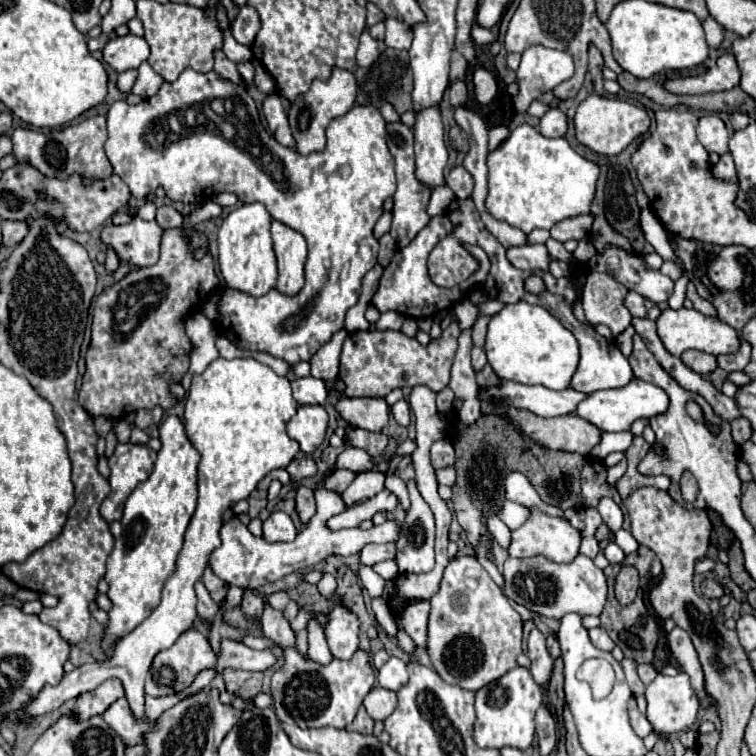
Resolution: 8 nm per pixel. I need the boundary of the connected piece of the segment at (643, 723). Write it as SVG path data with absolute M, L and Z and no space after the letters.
M634 701L630 703L630 723L632 723L632 729L636 731L638 737L646 737L648 733L652 733L652 725L650 725L650 721L638 711L638 707L636 707Z

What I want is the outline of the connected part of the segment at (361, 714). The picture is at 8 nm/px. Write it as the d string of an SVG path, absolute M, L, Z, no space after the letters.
M364 707L358 709L358 715L356 719L346 727L348 731L356 731L356 733L362 733L362 735L370 735L372 733L372 727L374 727L374 719L366 713Z

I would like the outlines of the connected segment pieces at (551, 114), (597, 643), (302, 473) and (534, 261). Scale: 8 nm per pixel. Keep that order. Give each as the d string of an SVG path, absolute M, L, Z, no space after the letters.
M550 109L540 119L540 133L544 137L564 137L568 131L568 117L560 109Z
M602 627L590 629L590 641L594 643L594 647L598 647L602 651L612 651L614 649L614 641L608 637L606 629L602 629Z
M296 457L286 469L292 475L292 481L302 481L316 473L316 463L310 457Z
M540 243L510 247L506 255L510 263L514 263L514 267L524 271L548 271L548 265L550 265L550 253L546 245L540 245Z

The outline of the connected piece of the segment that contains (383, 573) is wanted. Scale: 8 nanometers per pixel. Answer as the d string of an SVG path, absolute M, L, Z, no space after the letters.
M380 561L372 567L380 577L386 577L386 579L392 579L392 577L398 577L398 567L394 561Z

